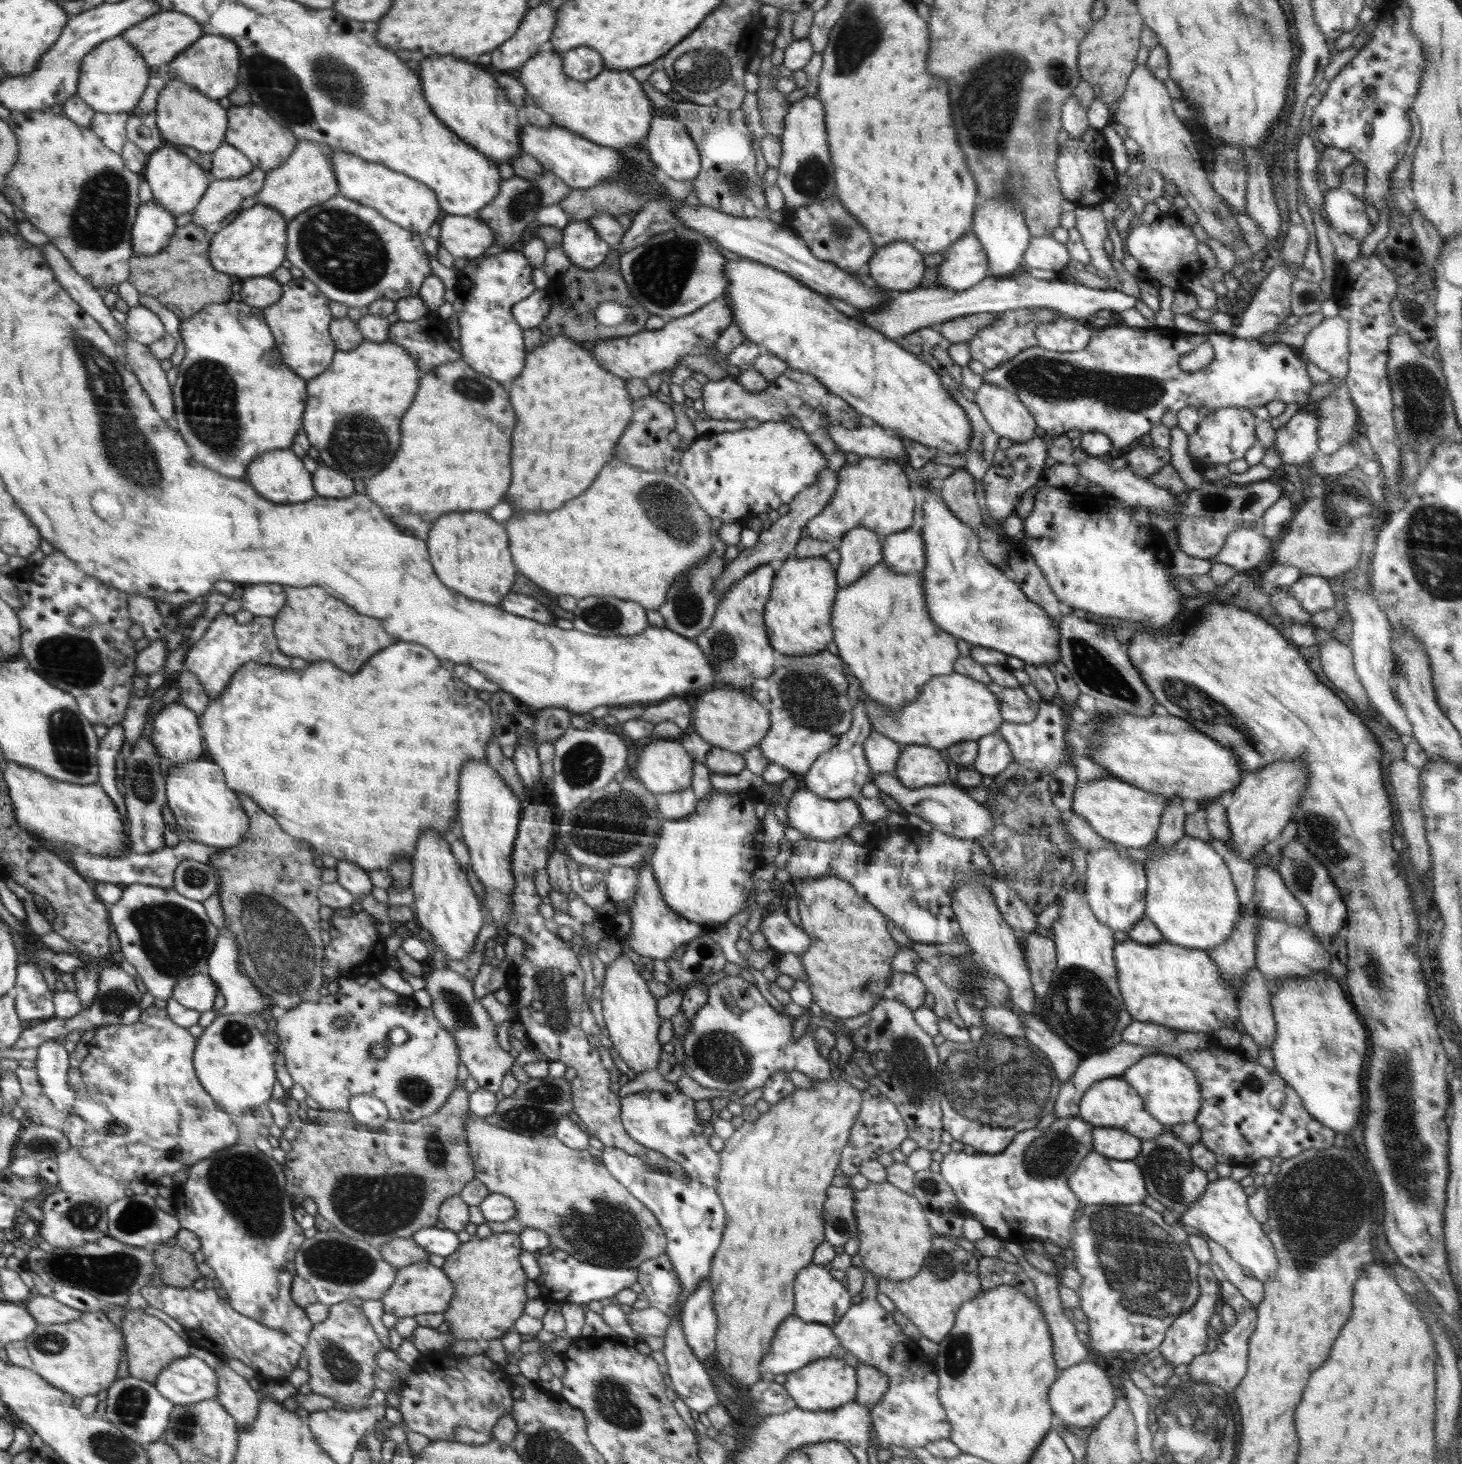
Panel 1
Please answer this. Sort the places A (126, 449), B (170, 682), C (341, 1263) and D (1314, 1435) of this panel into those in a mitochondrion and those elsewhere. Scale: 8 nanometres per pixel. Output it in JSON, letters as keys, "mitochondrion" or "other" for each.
{"A":"mitochondrion","B":"other","C":"mitochondrion","D":"other"}

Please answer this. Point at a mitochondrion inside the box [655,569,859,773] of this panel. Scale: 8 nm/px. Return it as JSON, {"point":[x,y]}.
{"point":[814,701]}

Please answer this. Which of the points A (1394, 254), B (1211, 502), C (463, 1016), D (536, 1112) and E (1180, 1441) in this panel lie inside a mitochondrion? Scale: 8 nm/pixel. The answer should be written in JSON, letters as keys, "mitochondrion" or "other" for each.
{"A":"other","B":"mitochondrion","C":"mitochondrion","D":"mitochondrion","E":"mitochondrion"}

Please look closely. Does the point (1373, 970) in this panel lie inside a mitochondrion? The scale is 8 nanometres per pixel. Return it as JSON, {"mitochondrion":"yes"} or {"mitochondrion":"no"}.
{"mitochondrion":"yes"}

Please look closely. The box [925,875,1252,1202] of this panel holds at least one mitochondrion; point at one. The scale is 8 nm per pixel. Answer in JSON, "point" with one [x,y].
{"point":[993,1086]}

